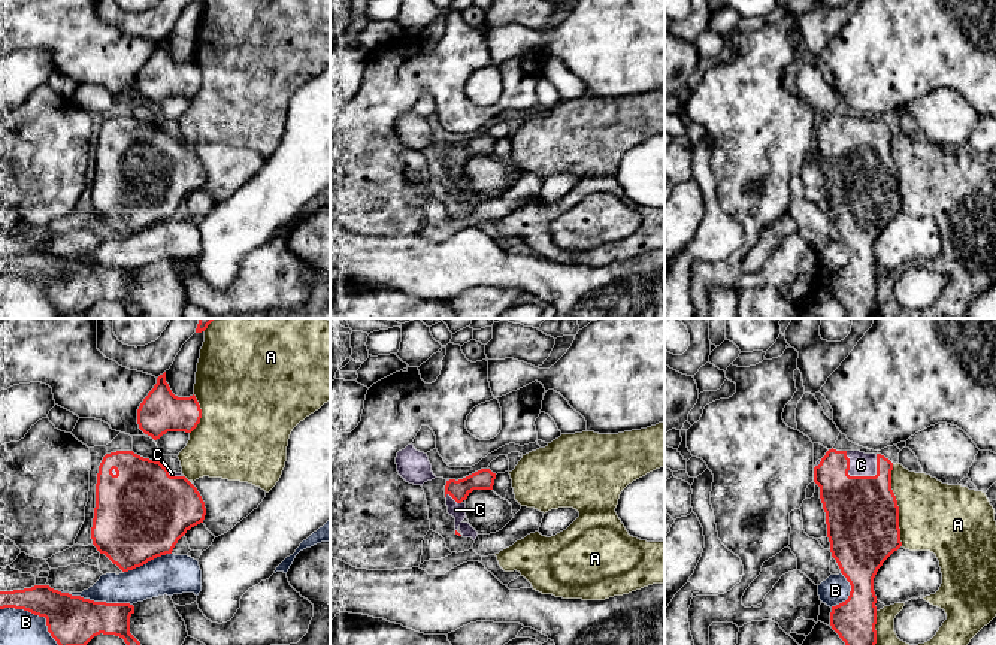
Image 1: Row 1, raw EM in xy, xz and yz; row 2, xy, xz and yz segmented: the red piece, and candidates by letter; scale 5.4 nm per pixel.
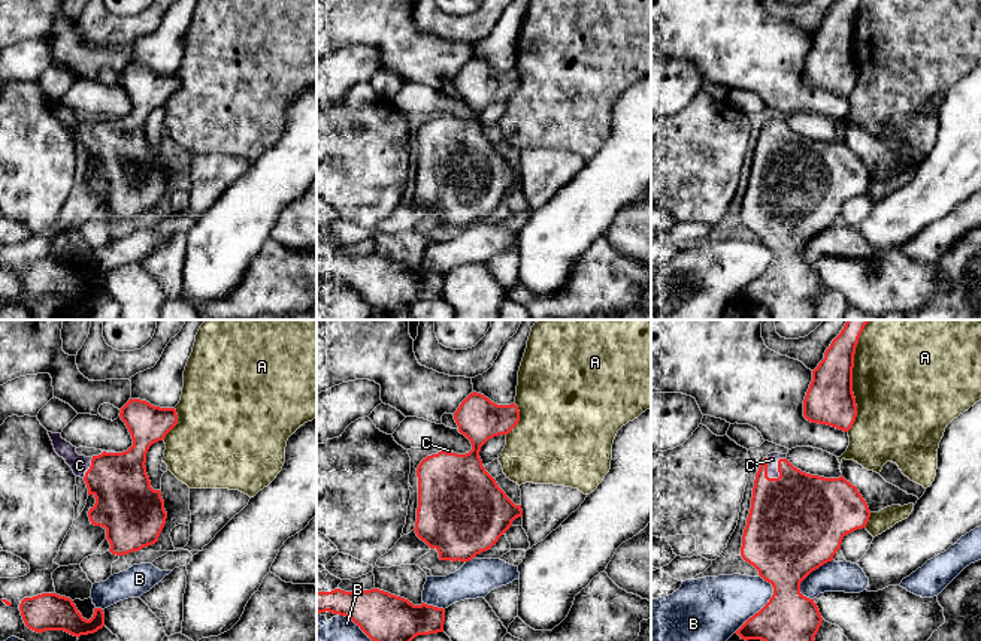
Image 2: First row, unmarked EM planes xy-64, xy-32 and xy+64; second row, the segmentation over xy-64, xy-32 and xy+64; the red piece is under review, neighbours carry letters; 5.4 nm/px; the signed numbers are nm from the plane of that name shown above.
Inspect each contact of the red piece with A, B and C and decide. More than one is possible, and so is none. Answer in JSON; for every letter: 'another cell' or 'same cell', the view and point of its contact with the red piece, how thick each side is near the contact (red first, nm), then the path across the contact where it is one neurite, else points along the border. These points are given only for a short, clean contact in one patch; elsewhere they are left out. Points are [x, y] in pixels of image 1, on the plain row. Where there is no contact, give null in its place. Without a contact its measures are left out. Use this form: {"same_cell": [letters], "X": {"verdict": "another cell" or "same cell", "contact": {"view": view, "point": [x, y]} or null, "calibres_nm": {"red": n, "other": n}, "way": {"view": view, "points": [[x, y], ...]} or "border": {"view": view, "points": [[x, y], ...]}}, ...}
{"same_cell": ["C"], "A": {"verdict": "another cell", "contact": {"view": "yz", "point": [896, 170]}, "calibres_nm": {"red": 400, "other": 380}}, "B": {"verdict": "another cell", "contact": {"view": "xy", "point": [38, 279]}, "calibres_nm": {"red": 280, "other": 300}}, "C": {"verdict": "same cell", "contact": {"view": "yz", "point": [851, 142]}, "calibres_nm": {"red": 400, "other": 130}}}

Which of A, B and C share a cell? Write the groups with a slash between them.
A / B / C

